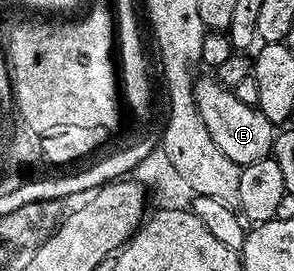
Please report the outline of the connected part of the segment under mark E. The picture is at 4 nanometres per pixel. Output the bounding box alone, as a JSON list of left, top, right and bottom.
[193,78,275,167]

